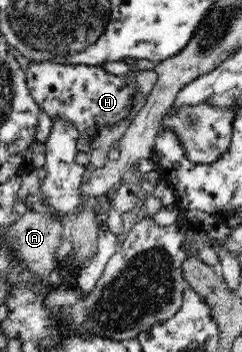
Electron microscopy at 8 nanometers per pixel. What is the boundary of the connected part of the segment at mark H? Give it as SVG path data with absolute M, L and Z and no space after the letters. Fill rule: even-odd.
M44 59L30 61L25 73L30 95L41 111L46 111L52 120L64 118L72 123L79 135L90 130L98 134L98 128L112 126L120 120L133 117L140 108L132 106L135 90L128 88L121 76L108 73L100 65L56 64Z

